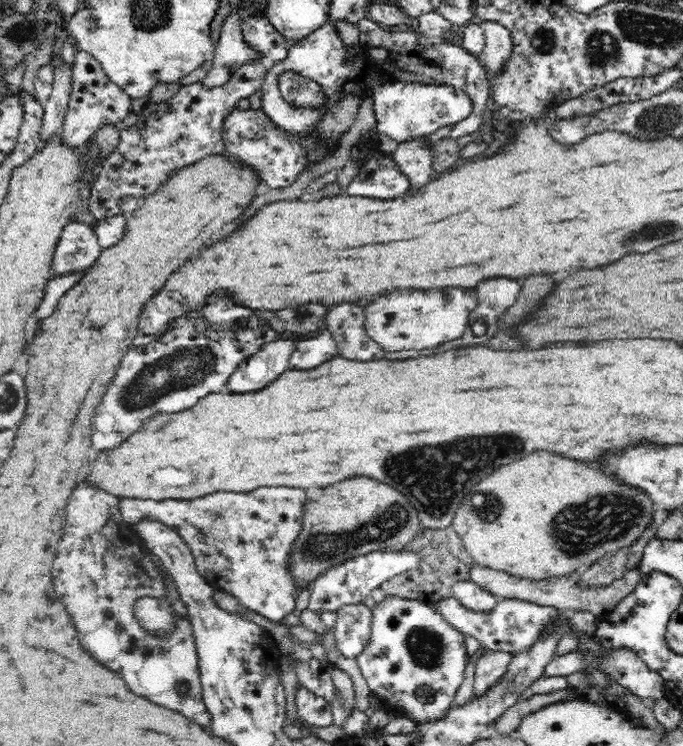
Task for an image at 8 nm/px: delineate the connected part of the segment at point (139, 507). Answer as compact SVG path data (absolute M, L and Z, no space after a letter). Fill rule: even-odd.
M260 486L250 492L212 492L198 498L166 498L140 500L138 497L120 497L118 510L127 523L144 515L152 515L172 527L188 545L198 572L211 586L233 594L248 610L262 615L272 623L279 623L296 608L301 585L294 575L294 546L304 530L304 514L308 512L308 494L302 488L288 486Z

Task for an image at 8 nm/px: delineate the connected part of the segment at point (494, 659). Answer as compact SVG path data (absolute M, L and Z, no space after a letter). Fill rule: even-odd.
M506 651L485 652L474 660L475 673L473 676L474 699L484 698L490 688L494 688L502 676L506 674L513 655Z

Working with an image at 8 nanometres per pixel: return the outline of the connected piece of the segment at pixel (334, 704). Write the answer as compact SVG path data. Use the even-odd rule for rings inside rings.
M329 667L328 670L334 695L329 700L333 712L333 723L342 727L348 720L348 716L352 716L352 712L357 710L354 697L356 690L354 690L350 677L344 671L336 667Z

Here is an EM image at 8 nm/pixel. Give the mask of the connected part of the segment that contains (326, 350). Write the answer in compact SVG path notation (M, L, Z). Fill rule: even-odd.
M321 331L316 337L296 341L294 352L290 354L287 370L310 370L337 357L335 340L327 331Z

